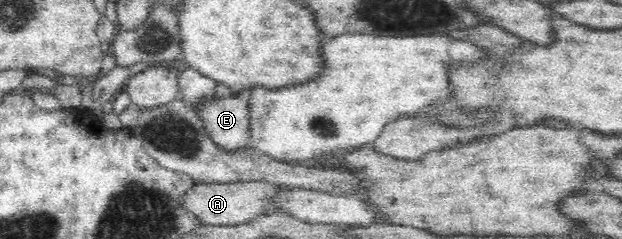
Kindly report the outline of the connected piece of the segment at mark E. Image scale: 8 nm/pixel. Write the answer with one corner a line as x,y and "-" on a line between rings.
237,95
218,97
197,107
205,131
224,152
240,152
250,147
249,102

